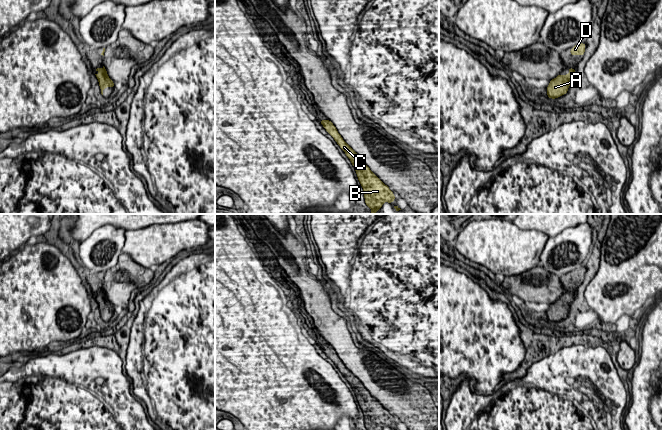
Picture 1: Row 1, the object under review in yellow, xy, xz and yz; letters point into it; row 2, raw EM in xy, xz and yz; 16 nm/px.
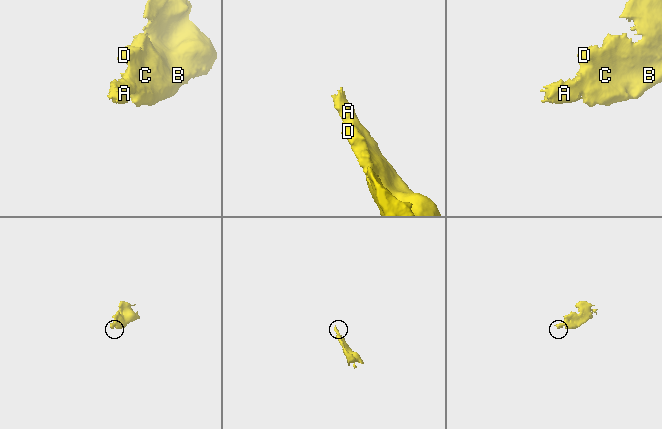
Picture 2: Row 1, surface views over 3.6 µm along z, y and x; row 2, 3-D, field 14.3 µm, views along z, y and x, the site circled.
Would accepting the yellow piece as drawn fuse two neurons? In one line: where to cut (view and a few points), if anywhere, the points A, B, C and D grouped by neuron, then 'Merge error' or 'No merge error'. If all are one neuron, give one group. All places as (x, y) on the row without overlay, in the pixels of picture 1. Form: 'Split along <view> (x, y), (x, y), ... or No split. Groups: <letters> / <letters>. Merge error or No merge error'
No split. Groups: A B C D. No merge error

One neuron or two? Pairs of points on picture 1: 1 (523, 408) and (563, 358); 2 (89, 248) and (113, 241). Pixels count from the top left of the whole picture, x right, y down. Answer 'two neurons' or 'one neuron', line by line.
1: one neuron
2: one neuron

